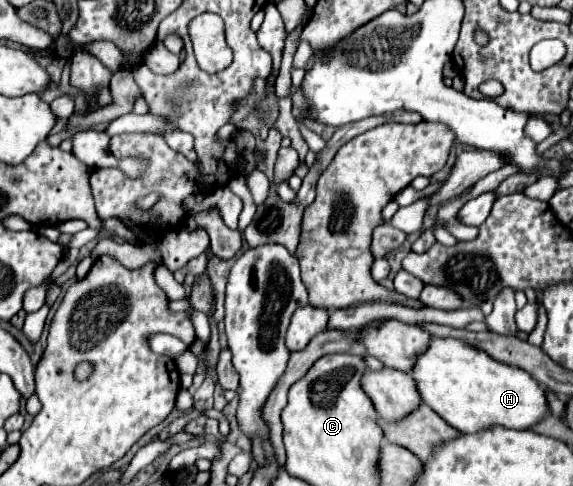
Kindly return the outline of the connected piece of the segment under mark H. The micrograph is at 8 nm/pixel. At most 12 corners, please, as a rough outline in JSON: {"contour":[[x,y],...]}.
{"contour":[[434,337],[412,377],[462,433],[530,429],[546,391],[524,369]]}

